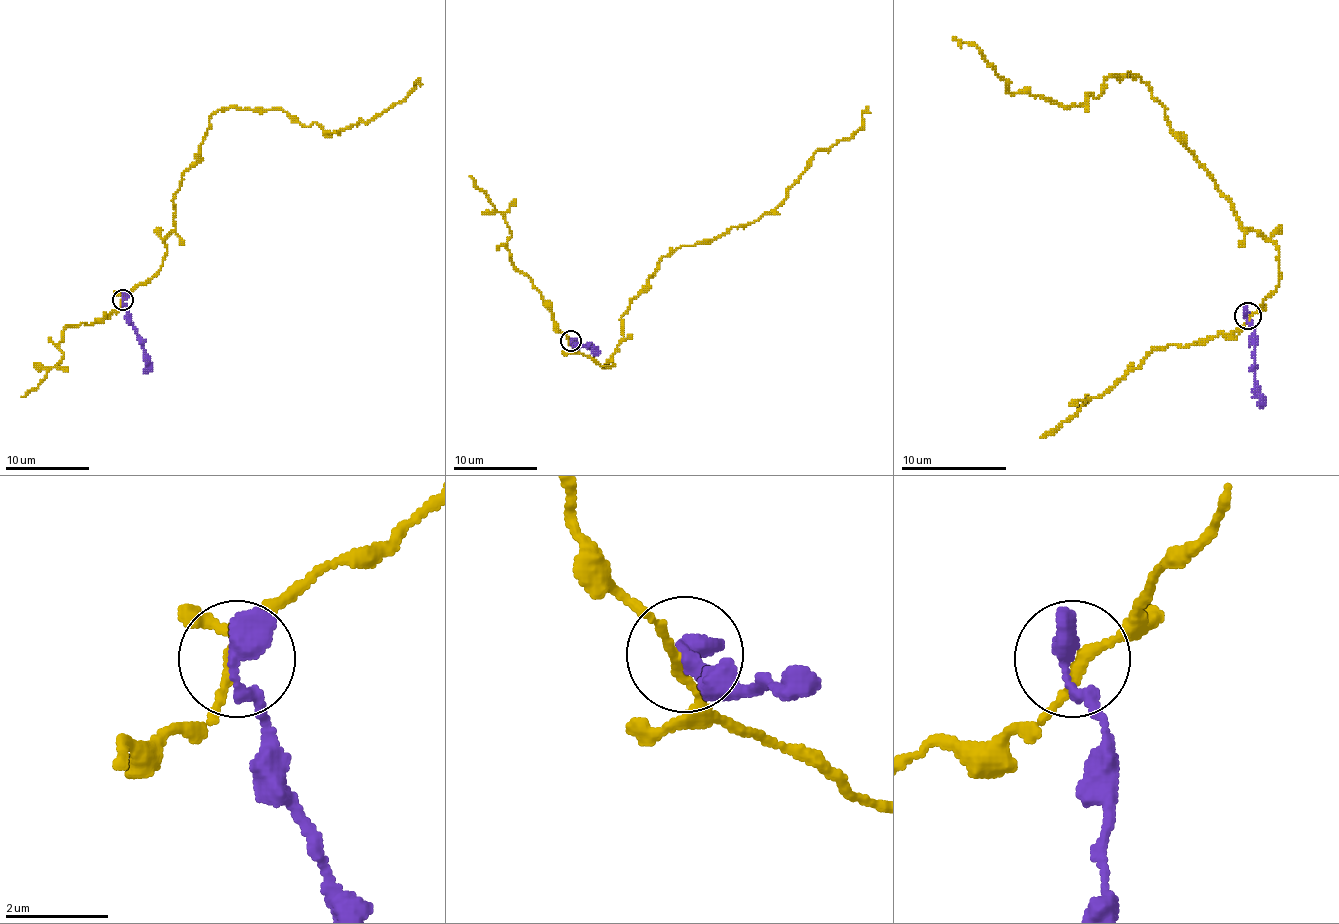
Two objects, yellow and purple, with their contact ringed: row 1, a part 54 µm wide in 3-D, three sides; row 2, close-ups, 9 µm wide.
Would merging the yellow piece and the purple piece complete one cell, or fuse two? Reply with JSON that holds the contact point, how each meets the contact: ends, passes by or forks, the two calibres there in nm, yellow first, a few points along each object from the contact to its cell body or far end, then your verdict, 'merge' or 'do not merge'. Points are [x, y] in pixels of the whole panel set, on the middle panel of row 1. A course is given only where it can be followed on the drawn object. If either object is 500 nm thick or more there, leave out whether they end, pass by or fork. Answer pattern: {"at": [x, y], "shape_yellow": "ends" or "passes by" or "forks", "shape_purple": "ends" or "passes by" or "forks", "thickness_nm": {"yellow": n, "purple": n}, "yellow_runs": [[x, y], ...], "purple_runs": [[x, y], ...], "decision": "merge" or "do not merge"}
{"at": [571, 341], "thickness_nm": {"yellow": 180, "purple": 500}, "yellow_runs": [[570, 343], [602, 366], [615, 366], [621, 317], [657, 262], [773, 210], [815, 153], [862, 125], [868, 106]], "purple_runs": [[570, 340], [577, 347], [591, 347], [596, 351], [591, 353]], "decision": "do not merge"}

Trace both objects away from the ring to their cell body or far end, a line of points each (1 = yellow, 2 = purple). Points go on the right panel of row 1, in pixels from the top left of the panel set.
1: (1249, 315), (1278, 283), (1278, 249), (1241, 225), (1141, 79), (1059, 106), (1011, 92), (953, 37)
2: (1247, 315), (1255, 331), (1255, 379), (1263, 408)

